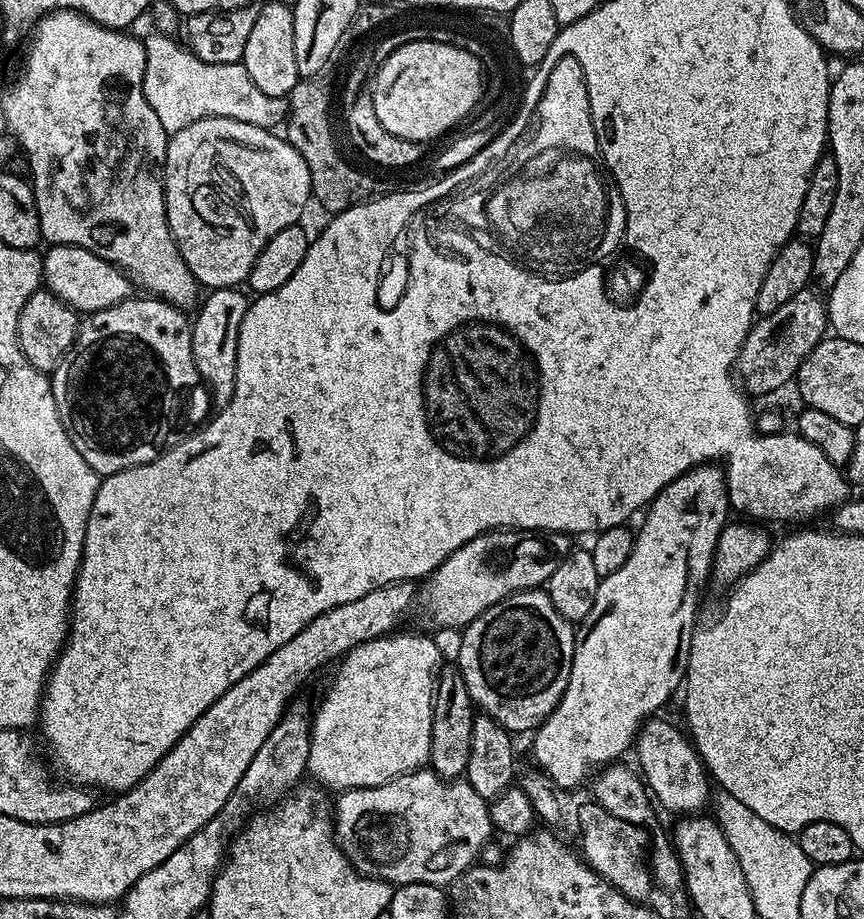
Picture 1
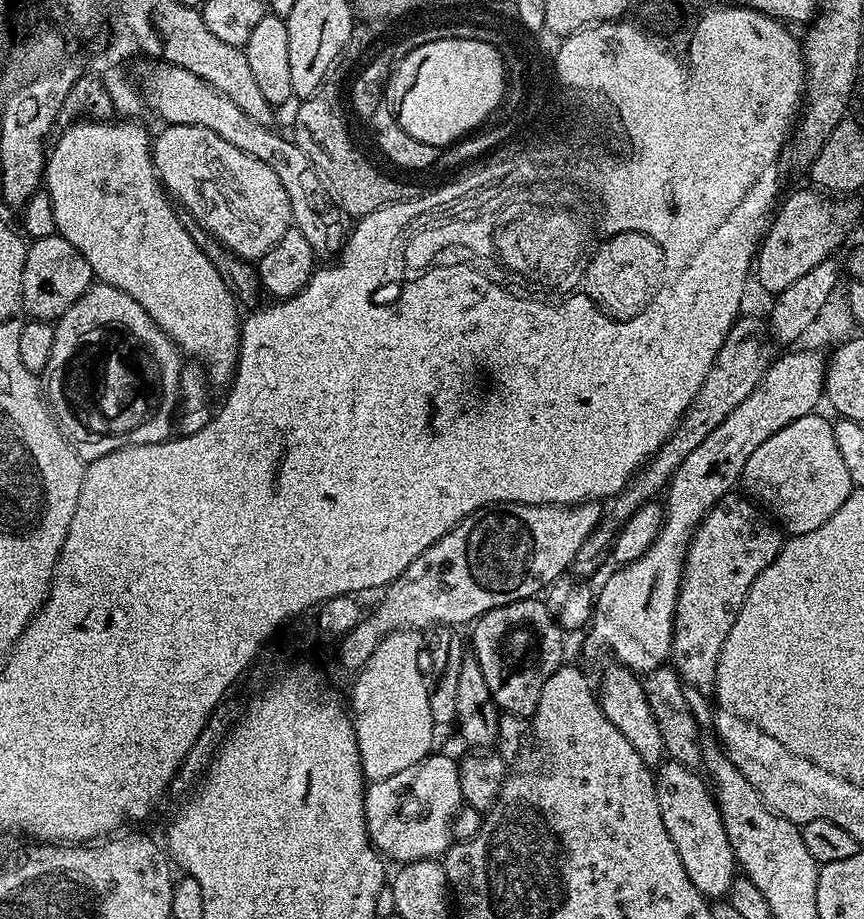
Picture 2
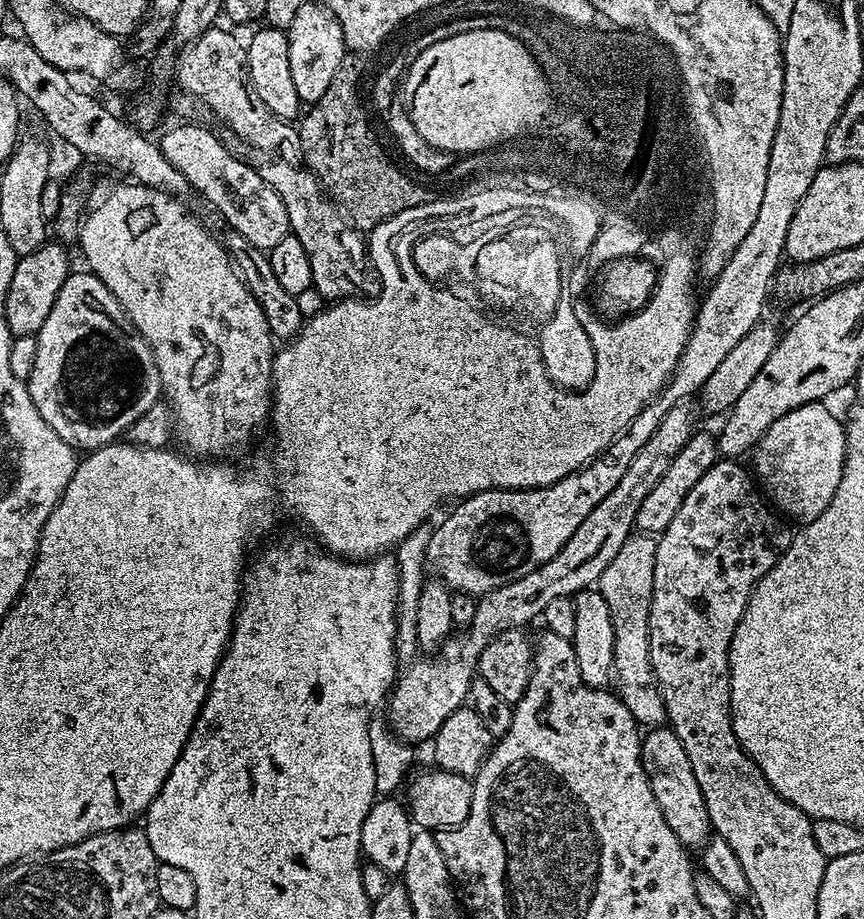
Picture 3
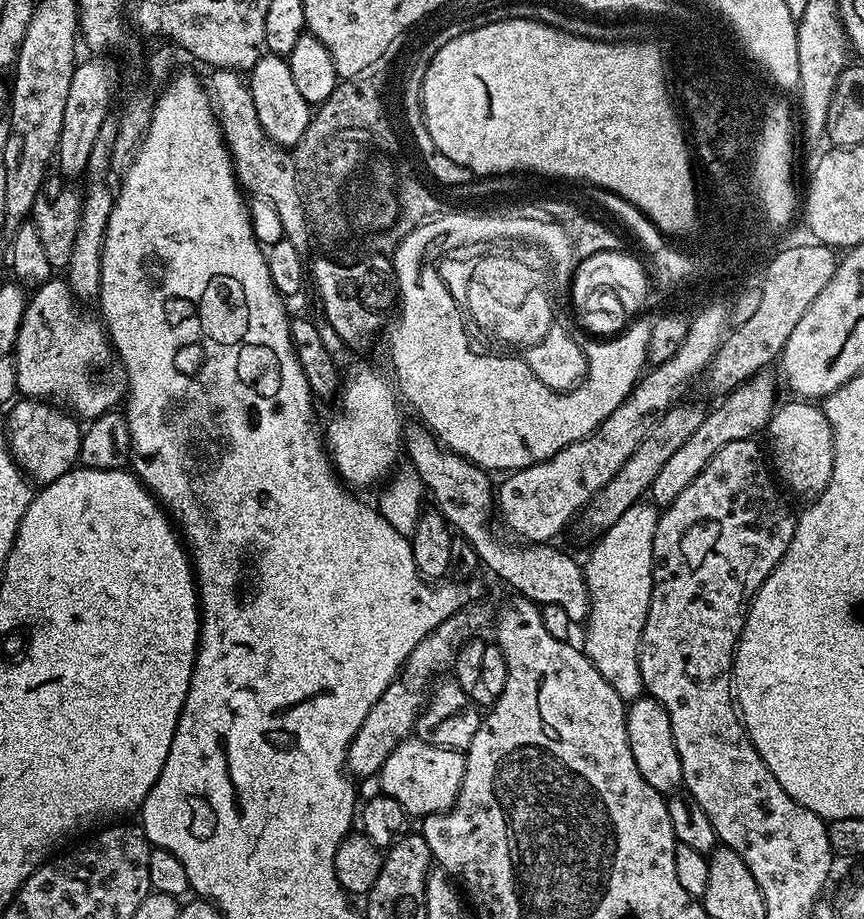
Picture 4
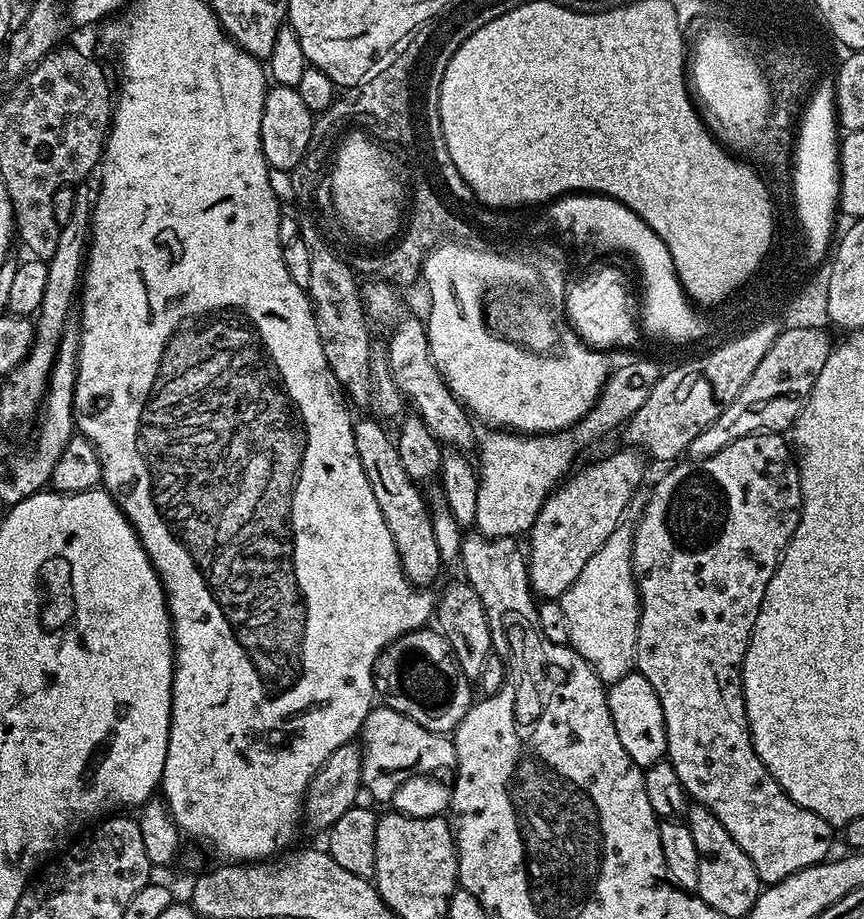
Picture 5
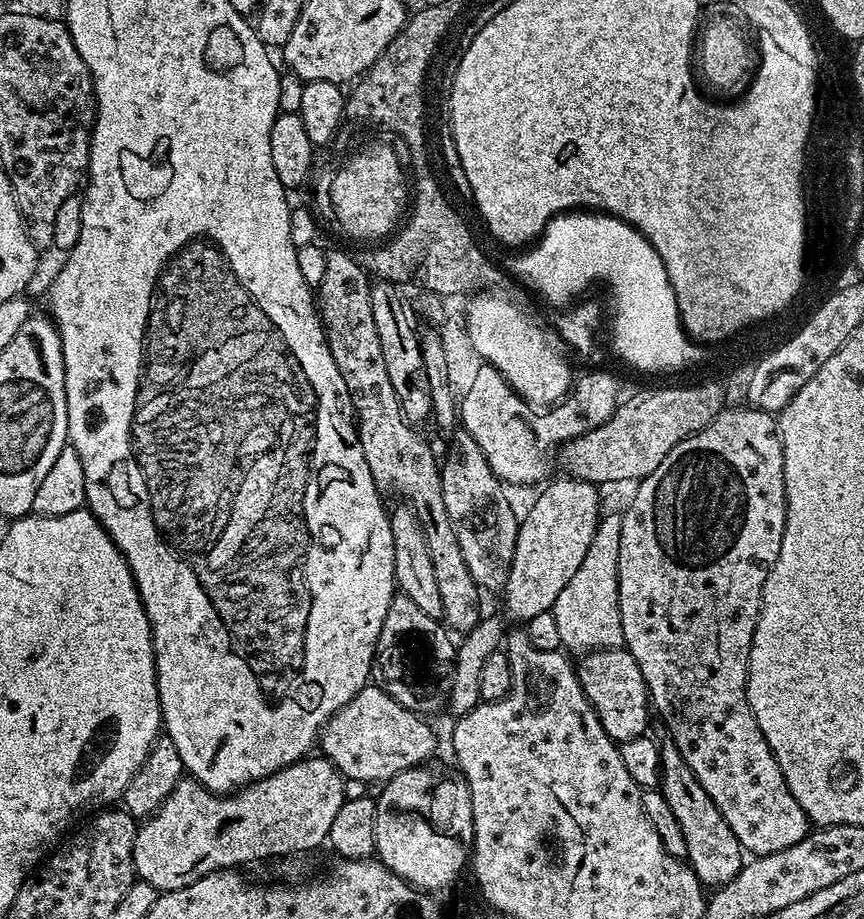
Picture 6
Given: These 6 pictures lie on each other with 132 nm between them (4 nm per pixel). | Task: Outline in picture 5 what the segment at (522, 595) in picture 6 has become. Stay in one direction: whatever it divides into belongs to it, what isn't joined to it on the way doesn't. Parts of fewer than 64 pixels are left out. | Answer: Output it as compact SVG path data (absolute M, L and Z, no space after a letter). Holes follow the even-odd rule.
M624 446L621 452L612 452L605 460L596 460L593 464L586 465L581 472L573 471L545 500L531 532L526 536L529 548L526 552L528 581L532 583L533 593L537 597L560 597L572 585L574 578L582 574L582 566L590 562L594 550L598 550L598 546L602 546L602 542L610 538L614 526L618 526L622 518L622 510L626 510L626 502L630 502L633 490L645 483L643 459L645 457L637 449Z

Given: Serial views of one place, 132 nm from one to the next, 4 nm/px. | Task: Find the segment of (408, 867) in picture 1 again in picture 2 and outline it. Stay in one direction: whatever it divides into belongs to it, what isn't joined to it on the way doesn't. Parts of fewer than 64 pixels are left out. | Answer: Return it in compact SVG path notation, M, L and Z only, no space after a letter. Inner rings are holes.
M429 754L385 780L373 780L364 793L364 822L372 847L401 865L443 857L453 843L452 821L462 807L460 768L448 756Z

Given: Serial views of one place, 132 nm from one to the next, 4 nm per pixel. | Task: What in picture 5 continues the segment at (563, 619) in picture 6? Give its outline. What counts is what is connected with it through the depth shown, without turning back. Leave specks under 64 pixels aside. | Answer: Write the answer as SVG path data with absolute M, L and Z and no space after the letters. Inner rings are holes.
M645 482L633 490L626 510L618 526L610 533L610 538L594 550L590 562L582 566L582 574L560 597L562 610L570 625L568 644L593 670L600 675L605 685L618 682L636 666L636 643L638 642L638 622L640 621L640 592L636 588L636 575L632 572L632 547L636 523L650 502L653 485Z

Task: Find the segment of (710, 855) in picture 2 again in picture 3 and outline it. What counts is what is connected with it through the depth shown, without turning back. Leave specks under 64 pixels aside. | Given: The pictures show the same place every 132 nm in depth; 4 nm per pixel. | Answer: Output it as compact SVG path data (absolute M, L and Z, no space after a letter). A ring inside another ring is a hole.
M671 727L650 728L643 733L640 761L646 770L650 790L654 790L654 802L658 802L662 818L666 818L666 826L674 830L674 838L678 838L685 849L703 848L712 832L712 823L708 817L706 802L702 798L702 790L698 786L698 778L694 778L694 766L690 766L690 758L686 758L686 750Z

